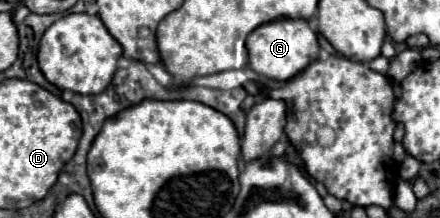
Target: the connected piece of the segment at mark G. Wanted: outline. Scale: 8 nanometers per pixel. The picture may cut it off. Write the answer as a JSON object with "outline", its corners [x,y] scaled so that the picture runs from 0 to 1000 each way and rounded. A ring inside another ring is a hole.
{"outline":[[[625,87],[598,106],[561,170],[557,206],[566,234],[566,307],[580,335],[625,372],[657,372],[698,298],[707,298],[725,252],[720,151],[707,133],[698,87]]]}

